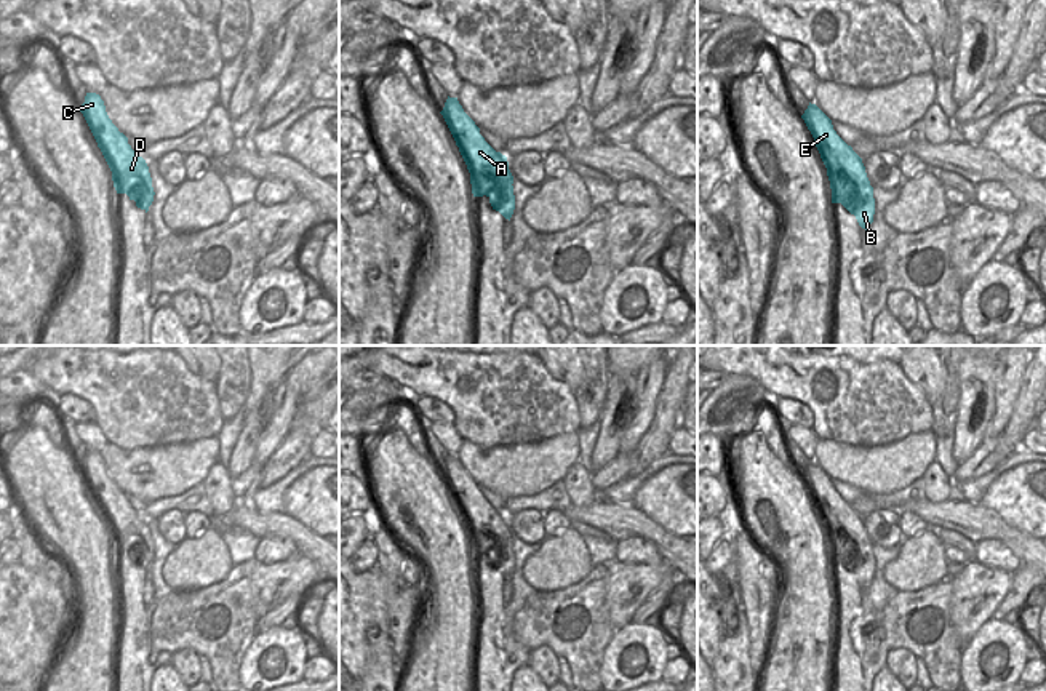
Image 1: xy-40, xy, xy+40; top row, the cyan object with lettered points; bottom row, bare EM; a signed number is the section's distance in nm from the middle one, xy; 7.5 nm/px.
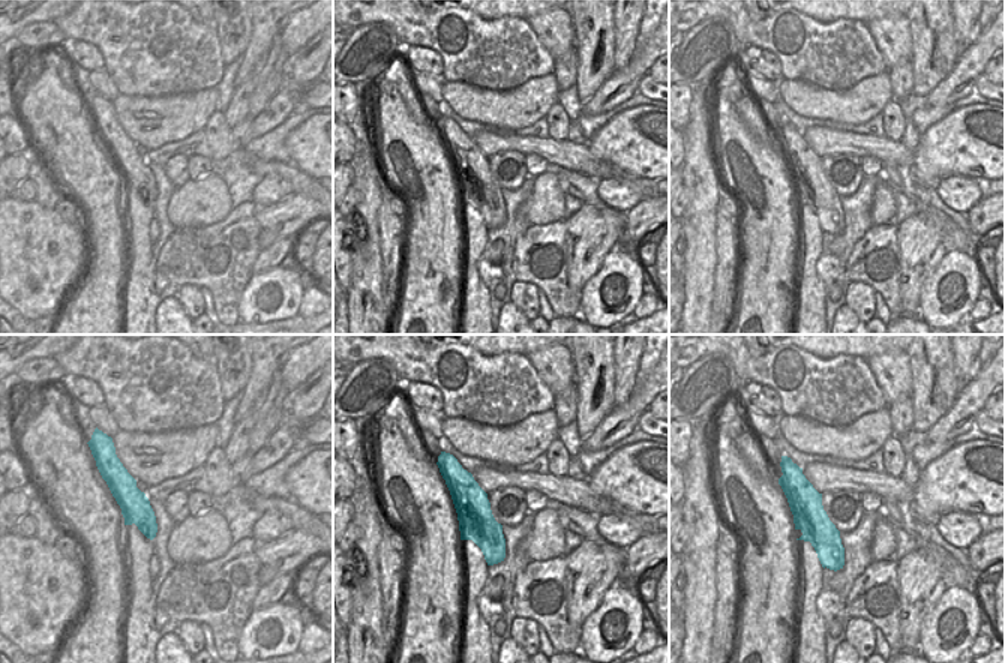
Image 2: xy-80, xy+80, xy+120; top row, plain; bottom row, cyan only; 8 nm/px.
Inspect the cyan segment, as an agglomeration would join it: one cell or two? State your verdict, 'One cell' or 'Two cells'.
One cell

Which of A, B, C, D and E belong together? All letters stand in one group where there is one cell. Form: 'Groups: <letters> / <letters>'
Groups: A B C D E

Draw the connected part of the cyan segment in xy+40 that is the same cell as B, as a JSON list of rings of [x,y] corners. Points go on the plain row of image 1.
[[[809,461],[801,477],[827,526],[832,561],[841,561],[867,589],[873,581],[875,557],[862,517],[836,493],[832,478],[816,462]]]

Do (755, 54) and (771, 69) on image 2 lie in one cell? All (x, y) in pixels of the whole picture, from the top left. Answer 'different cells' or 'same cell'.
same cell

